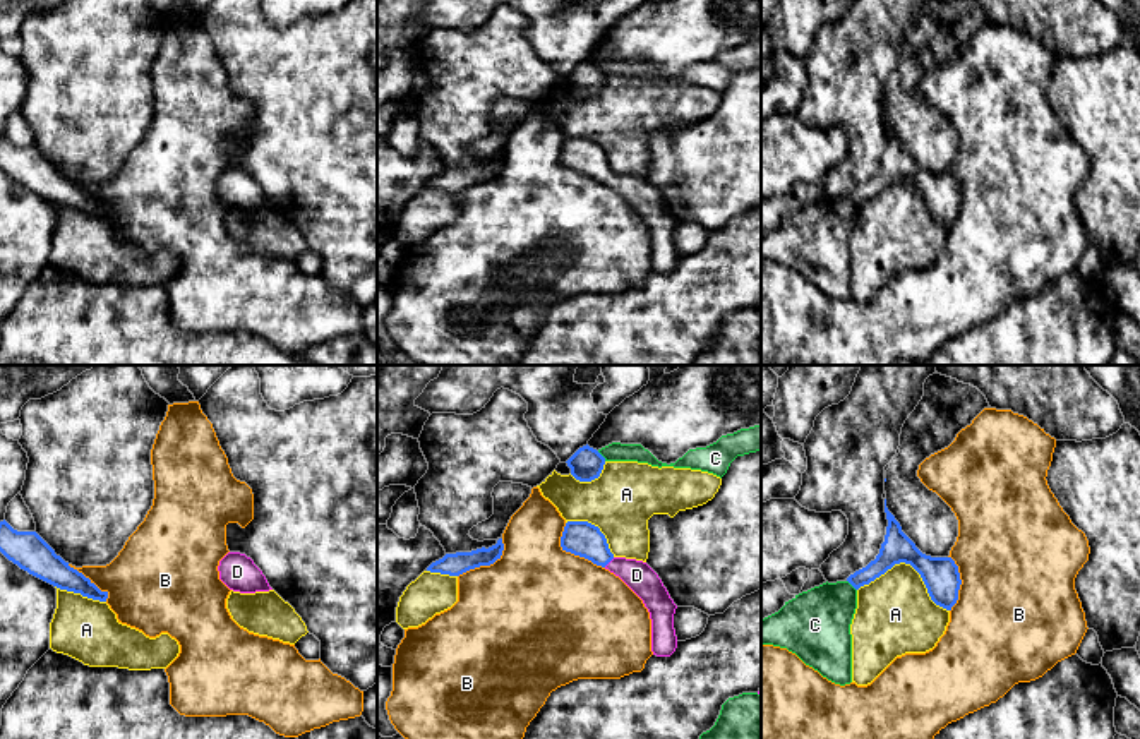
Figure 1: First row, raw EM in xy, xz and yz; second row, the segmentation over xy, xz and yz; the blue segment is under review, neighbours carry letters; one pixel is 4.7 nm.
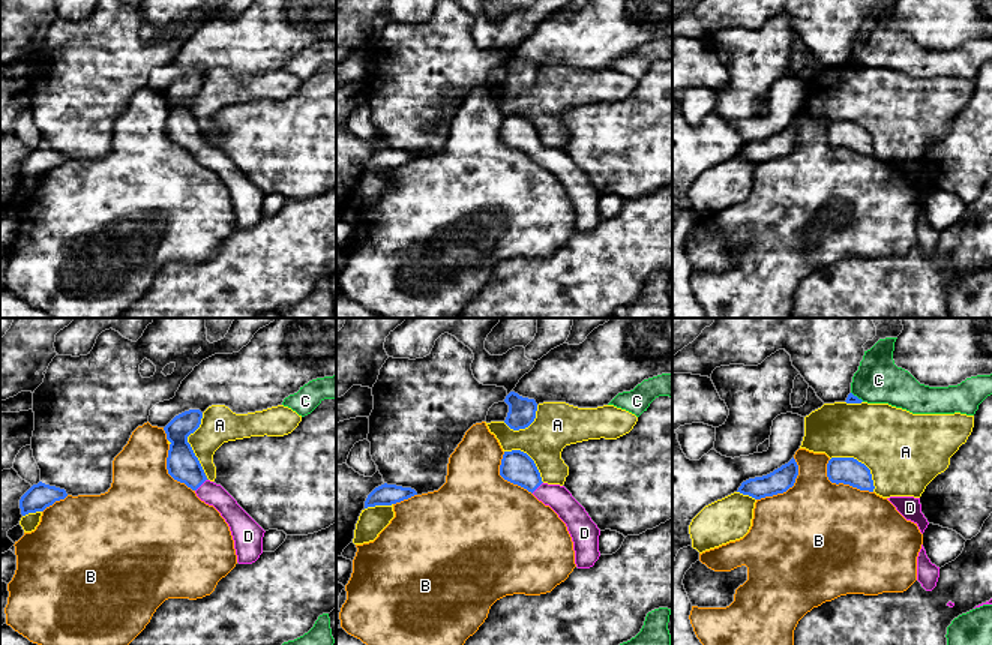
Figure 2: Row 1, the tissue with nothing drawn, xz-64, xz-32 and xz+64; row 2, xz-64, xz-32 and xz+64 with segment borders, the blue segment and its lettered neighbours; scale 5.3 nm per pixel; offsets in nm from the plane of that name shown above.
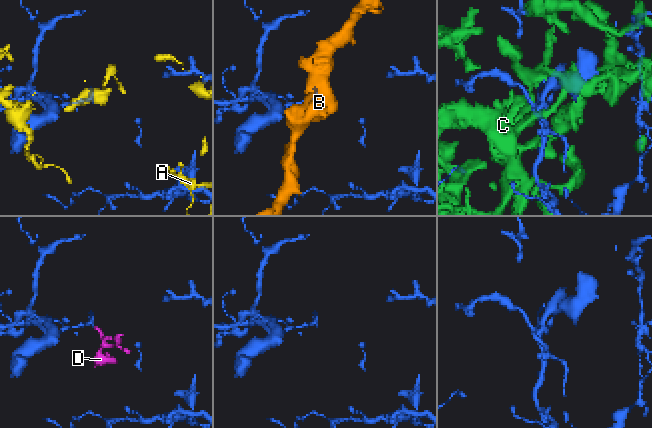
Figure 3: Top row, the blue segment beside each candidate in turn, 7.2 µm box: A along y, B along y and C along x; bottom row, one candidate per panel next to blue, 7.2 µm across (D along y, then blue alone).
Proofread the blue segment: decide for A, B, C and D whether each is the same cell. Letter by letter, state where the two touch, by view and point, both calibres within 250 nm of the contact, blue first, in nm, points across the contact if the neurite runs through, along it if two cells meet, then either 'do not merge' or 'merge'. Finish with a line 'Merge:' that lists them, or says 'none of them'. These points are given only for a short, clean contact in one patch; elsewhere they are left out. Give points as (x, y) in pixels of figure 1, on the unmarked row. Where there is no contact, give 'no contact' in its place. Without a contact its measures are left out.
A: yz (909, 179) | 170/360 nm | do not merge
B: xz (571, 168) | 160/500 nm | do not merge
C: xz (602, 72) | 160/90 nm | do not merge
D: xz (609, 177) | 160/140 nm | across xz (583, 155), (609, 177), (636, 191) | merge
Merge: D

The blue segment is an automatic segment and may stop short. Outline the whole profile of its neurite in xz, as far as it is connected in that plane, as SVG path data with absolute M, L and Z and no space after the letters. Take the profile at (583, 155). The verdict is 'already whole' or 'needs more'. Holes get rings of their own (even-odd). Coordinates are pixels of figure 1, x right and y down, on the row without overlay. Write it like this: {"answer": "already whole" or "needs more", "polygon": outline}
{"answer": "needs more", "polygon": "M567 137L561 153L561 163L619 192L650 228L653 271L670 273L675 267L674 230L677 221L658 190L646 178L615 173L600 144L588 137Z"}

